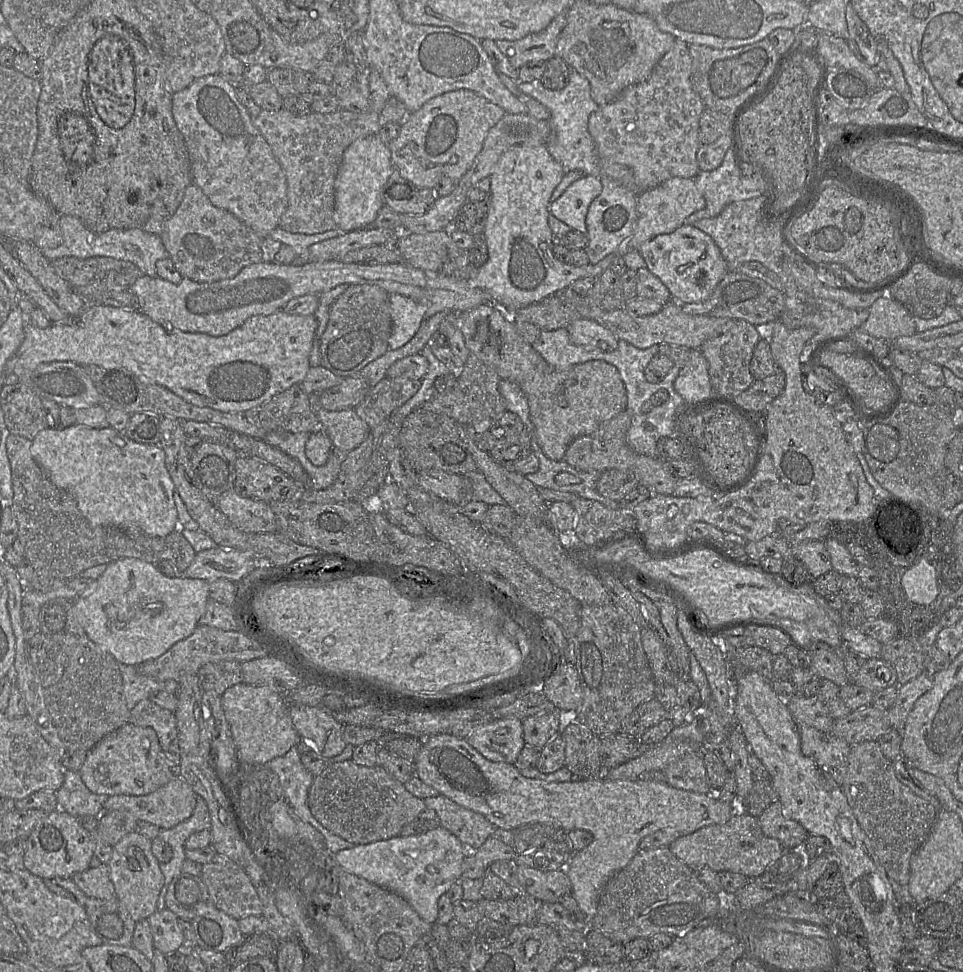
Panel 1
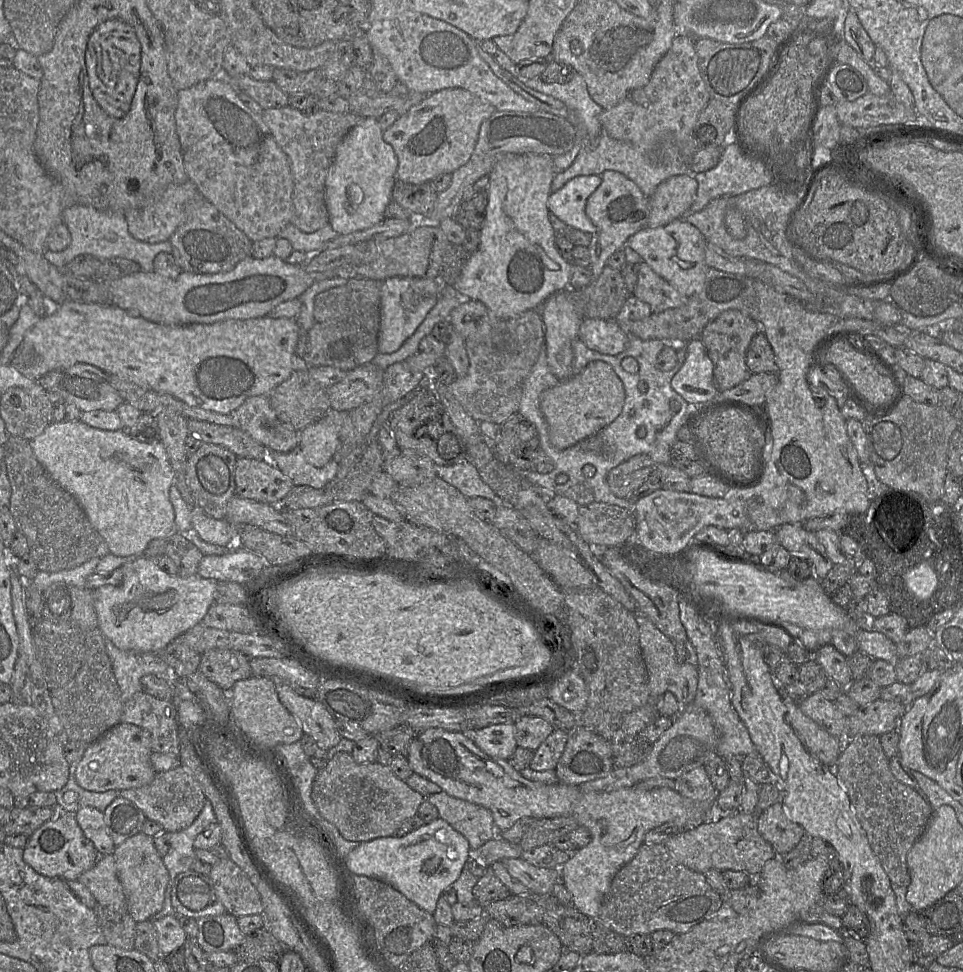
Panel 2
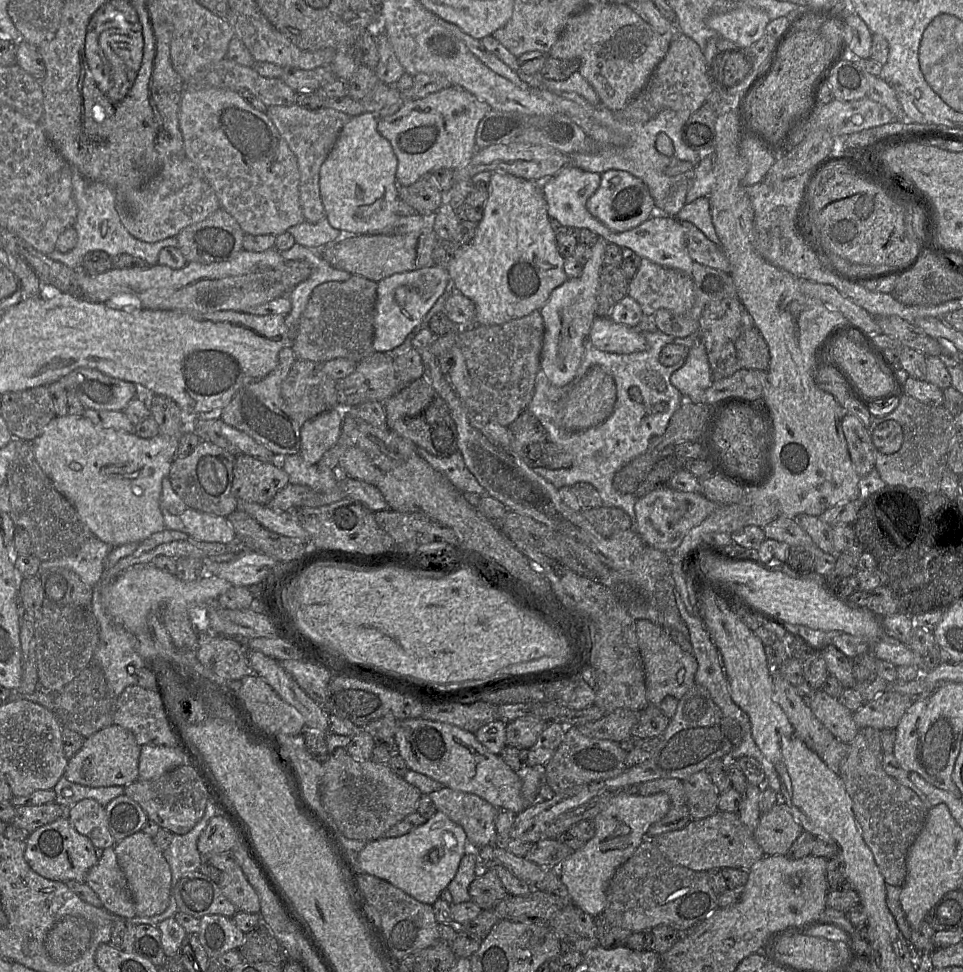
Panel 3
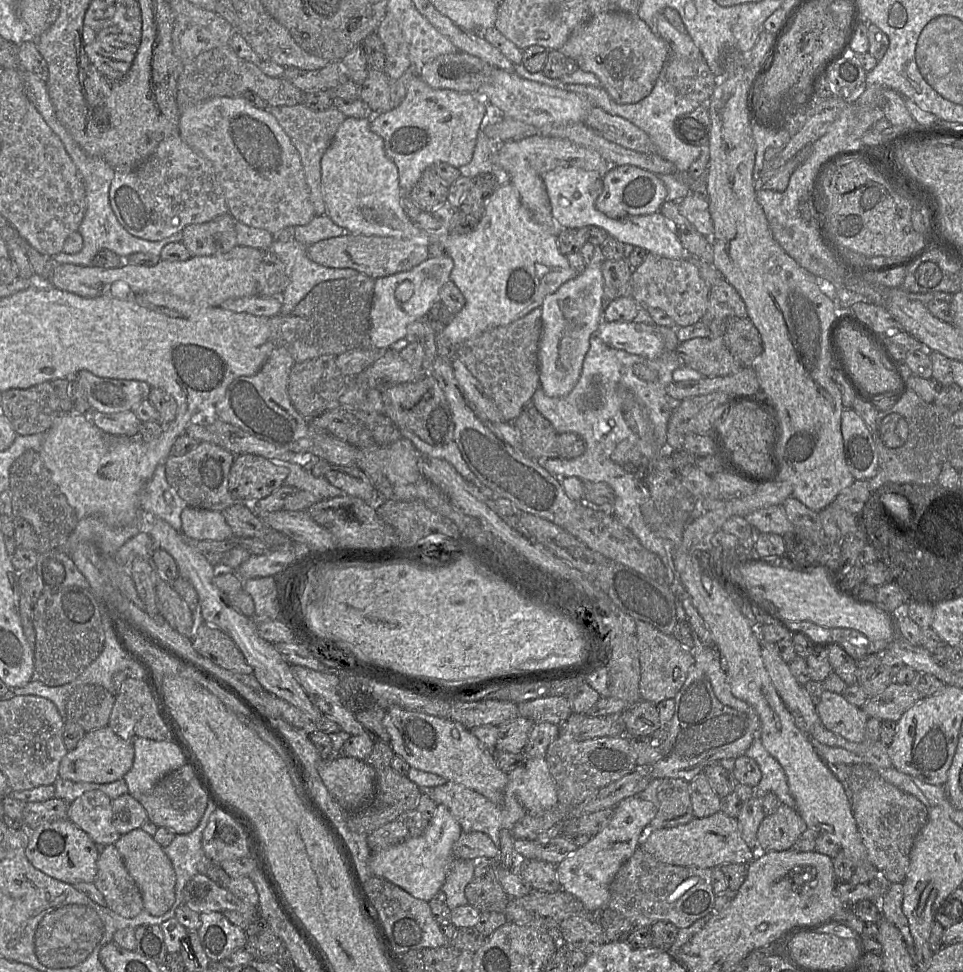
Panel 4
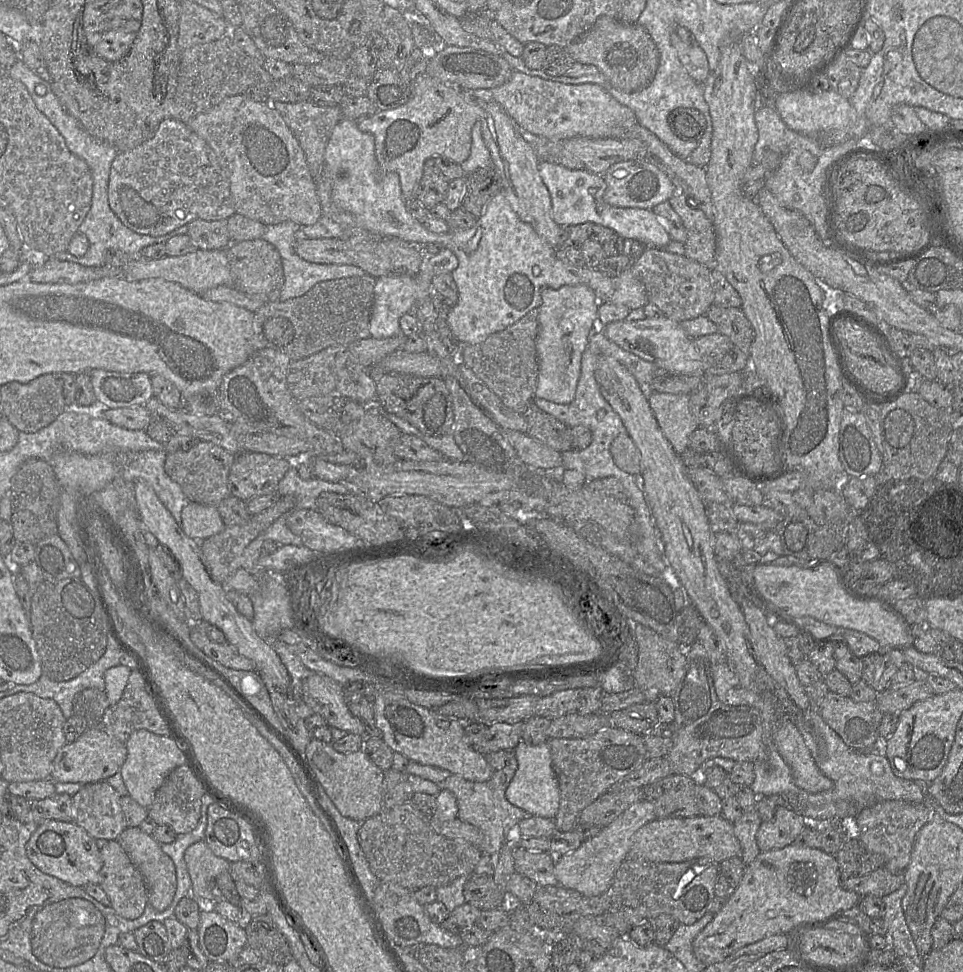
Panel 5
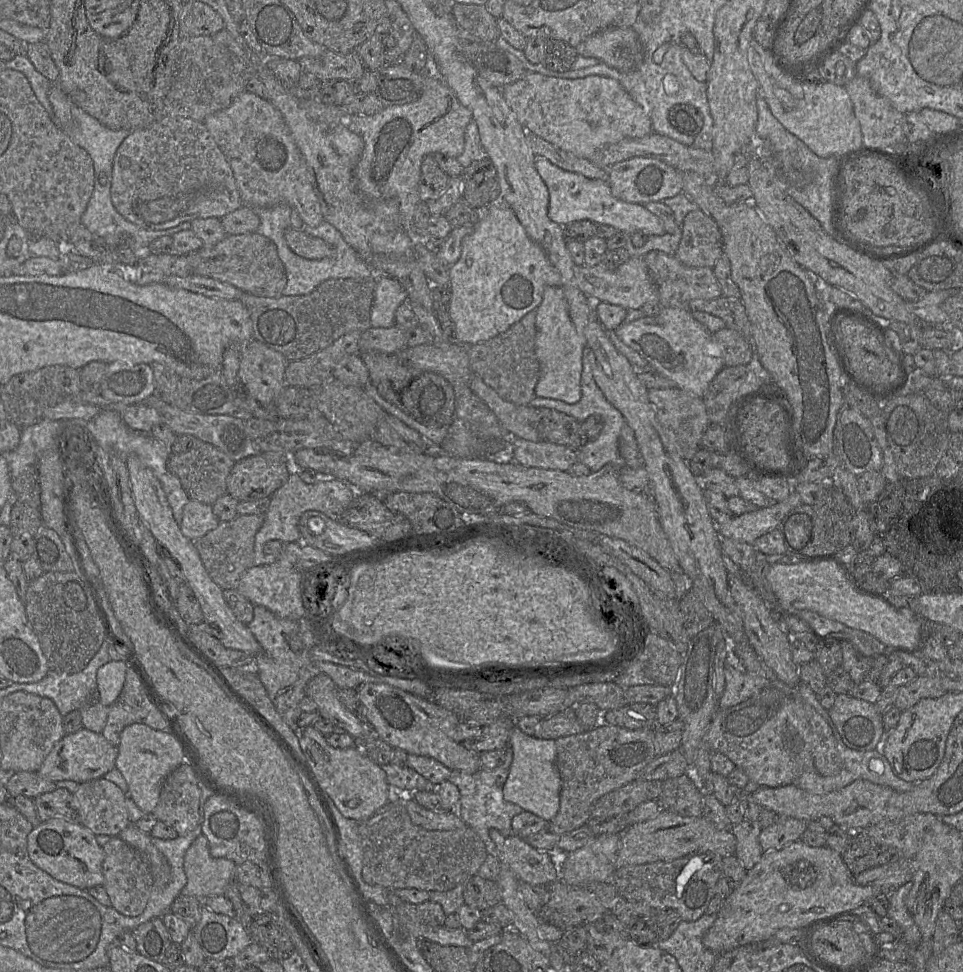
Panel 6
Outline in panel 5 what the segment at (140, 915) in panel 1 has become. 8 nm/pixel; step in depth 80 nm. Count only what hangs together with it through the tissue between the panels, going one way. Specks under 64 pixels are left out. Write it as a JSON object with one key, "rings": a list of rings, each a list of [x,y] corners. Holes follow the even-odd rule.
{"rings":[[[127,827],[117,841],[141,873],[148,889],[148,903],[157,911],[167,909],[176,891],[176,870],[172,859],[163,852],[160,843],[140,827]]]}

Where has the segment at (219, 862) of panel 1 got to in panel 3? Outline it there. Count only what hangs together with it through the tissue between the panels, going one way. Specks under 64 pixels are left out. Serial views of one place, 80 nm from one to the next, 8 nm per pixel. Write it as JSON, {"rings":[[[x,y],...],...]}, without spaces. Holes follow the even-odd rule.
{"rings":[[[240,866],[221,871],[217,884],[223,895],[235,906],[237,912],[259,913],[259,897]]]}

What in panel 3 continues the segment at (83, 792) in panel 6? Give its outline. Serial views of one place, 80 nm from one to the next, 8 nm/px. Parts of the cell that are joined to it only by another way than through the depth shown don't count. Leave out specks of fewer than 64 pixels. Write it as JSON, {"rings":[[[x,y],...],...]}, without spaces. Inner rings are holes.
{"rings":[[[83,799],[66,809],[66,815],[76,830],[88,837],[95,848],[106,849],[116,845],[109,826],[106,808],[94,799]]]}

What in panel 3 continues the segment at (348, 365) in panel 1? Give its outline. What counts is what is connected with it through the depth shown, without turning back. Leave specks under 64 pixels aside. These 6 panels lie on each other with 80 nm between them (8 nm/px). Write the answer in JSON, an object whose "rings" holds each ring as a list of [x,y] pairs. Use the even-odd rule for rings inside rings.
{"rings":[[[359,275],[317,286],[301,315],[290,346],[296,360],[325,363],[335,358],[346,358],[360,363],[373,354],[376,292],[377,282]]]}

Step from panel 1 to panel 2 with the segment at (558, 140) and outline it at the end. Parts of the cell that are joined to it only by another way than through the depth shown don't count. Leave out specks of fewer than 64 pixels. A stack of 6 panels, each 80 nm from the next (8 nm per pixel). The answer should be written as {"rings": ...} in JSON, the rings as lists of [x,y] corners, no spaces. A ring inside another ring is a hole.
{"rings":[[[576,72],[573,78],[565,84],[546,83],[540,77],[522,80],[528,87],[562,101],[569,110],[567,119],[576,128],[575,145],[570,151],[566,152],[565,154],[553,156],[556,173],[564,171],[569,168],[575,161],[583,145],[595,142],[601,135],[602,126],[599,121],[599,116],[604,109],[591,98],[586,82],[581,74],[579,74],[578,72]]]}

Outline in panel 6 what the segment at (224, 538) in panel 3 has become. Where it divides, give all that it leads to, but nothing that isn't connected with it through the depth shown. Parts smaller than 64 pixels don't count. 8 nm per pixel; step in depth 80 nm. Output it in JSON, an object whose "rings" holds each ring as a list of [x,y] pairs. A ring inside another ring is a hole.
{"rings":[[[189,500],[183,507],[180,531],[186,538],[195,541],[215,529],[219,522],[213,513],[212,505]]]}

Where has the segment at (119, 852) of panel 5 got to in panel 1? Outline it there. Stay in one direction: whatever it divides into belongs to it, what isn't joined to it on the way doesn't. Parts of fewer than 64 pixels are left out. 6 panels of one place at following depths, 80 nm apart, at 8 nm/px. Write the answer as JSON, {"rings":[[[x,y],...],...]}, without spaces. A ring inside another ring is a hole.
{"rings":[[[102,863],[99,867],[88,868],[71,878],[89,898],[102,900],[116,898],[108,864]]]}

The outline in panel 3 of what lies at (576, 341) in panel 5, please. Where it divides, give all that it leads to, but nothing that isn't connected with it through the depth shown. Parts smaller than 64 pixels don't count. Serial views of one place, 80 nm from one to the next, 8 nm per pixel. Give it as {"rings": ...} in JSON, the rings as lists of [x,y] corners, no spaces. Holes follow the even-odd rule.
{"rings":[[[599,236],[591,247],[591,256],[578,278],[567,279],[555,288],[540,309],[544,323],[540,369],[555,387],[568,385],[575,377],[585,353],[585,342],[596,315],[600,270],[608,242]]]}

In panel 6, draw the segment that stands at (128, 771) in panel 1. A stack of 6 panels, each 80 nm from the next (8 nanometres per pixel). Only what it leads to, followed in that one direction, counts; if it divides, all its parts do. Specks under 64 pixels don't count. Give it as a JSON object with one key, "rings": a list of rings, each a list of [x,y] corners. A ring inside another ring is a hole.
{"rings":[[[86,728],[66,734],[55,744],[43,761],[38,774],[54,782],[72,780],[79,784],[104,777],[115,768],[118,747],[112,746],[102,733],[95,733]]]}

